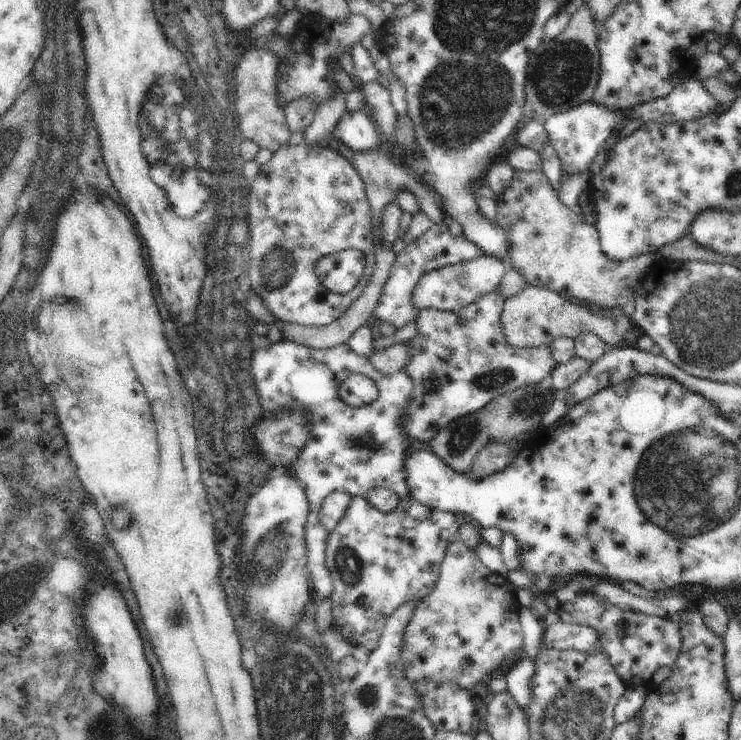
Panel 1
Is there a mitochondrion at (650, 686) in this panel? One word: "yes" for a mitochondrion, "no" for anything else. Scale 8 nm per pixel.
no

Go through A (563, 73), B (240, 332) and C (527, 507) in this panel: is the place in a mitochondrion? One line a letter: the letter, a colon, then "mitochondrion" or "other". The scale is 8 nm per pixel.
A: mitochondrion
B: mitochondrion
C: other

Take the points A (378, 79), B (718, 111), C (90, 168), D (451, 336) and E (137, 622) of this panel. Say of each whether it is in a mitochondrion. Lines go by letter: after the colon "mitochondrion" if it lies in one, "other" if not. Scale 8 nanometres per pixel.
A: other
B: other
C: other
D: other
E: other

